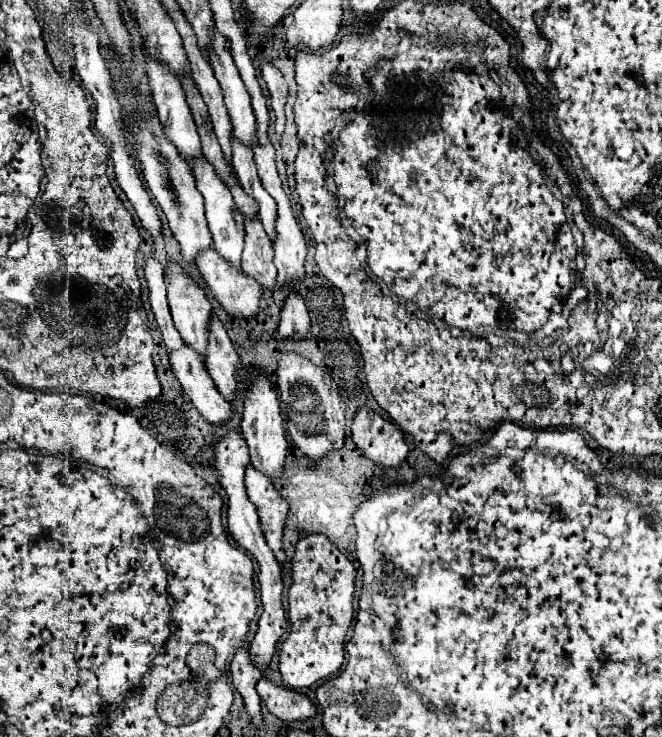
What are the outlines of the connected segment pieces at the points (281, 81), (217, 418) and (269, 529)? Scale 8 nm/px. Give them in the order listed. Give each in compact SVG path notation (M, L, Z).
M261 62L261 74L263 74L263 80L267 82L267 88L269 88L269 96L271 96L271 110L275 114L275 132L281 134L283 128L285 128L285 102L287 102L287 82L285 78L281 76L281 72L269 64L269 62Z
M185 346L183 350L173 352L169 362L197 412L203 414L209 424L225 426L231 420L231 404L217 392L215 382L205 370L199 354Z
M251 466L245 472L245 486L247 486L249 500L257 506L257 514L261 518L261 532L265 534L269 548L273 550L277 562L285 564L283 528L285 528L289 504L275 490L273 482L265 474L259 474Z

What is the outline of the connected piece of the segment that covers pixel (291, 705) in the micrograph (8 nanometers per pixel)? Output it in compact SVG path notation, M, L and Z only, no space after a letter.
M261 678L257 682L257 694L267 704L267 710L279 720L307 720L317 714L317 706L305 694L271 684L267 678Z

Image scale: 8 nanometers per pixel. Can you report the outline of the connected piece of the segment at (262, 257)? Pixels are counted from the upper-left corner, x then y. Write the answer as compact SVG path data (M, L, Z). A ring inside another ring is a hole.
M259 218L245 222L245 248L243 248L241 268L253 280L257 280L263 290L273 292L277 276L277 268L273 266L273 246Z

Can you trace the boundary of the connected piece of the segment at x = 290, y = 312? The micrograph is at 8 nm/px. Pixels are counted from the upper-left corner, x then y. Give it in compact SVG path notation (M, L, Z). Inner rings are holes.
M289 292L285 306L281 310L281 322L277 328L277 336L305 340L305 338L309 338L309 334L311 334L309 312L307 312L303 300L295 292Z

